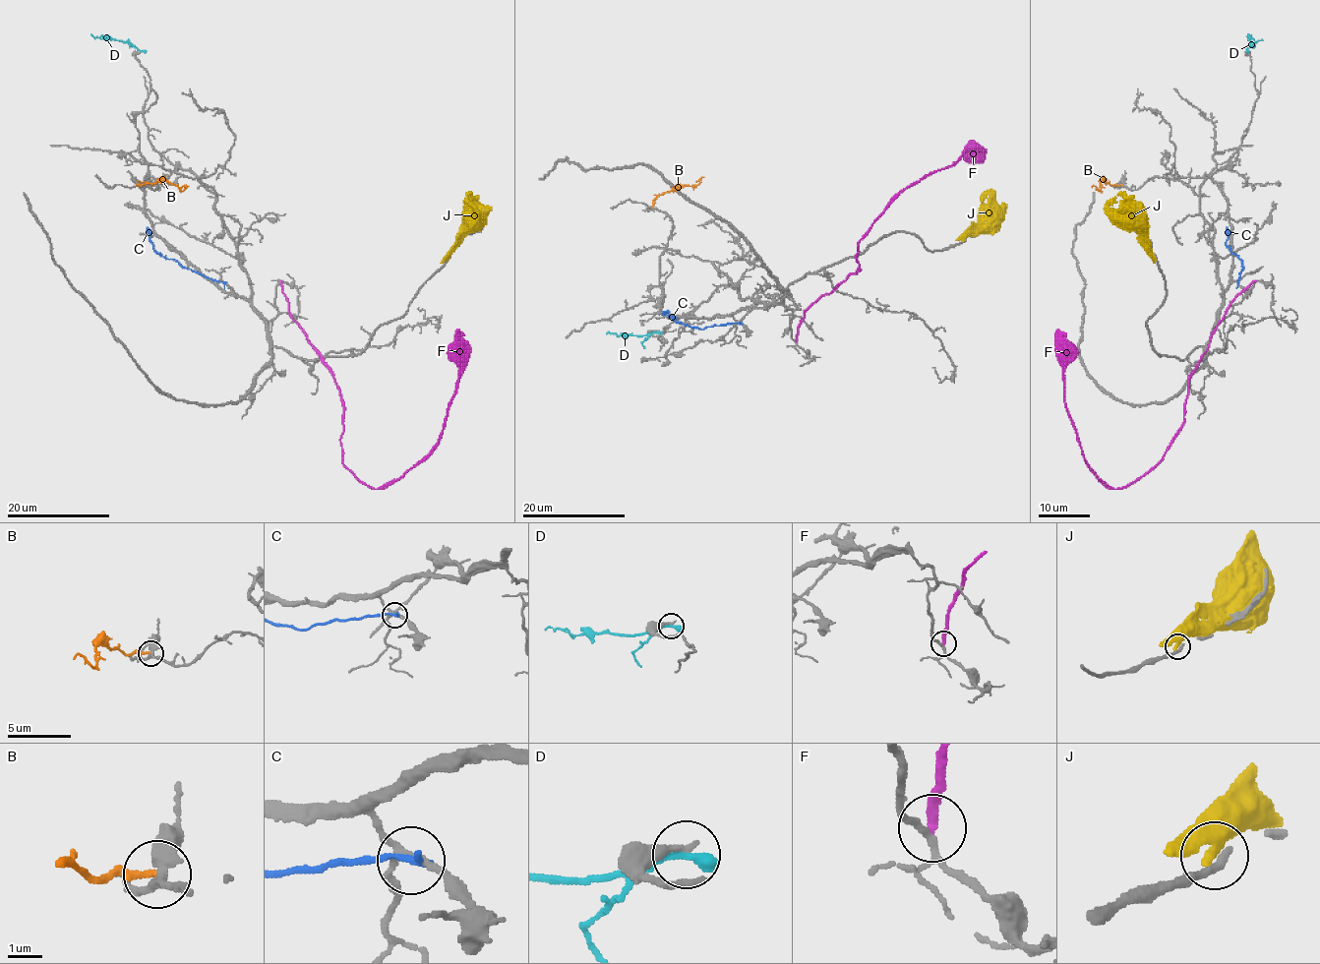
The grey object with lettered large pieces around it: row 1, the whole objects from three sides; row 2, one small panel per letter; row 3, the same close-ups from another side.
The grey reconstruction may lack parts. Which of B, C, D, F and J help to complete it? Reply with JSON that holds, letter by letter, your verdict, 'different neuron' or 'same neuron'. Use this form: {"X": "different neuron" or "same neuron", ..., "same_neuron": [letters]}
{"B": "different neuron", "C": "different neuron", "D": "different neuron", "F": "different neuron", "J": "different neuron", "same_neuron": []}

